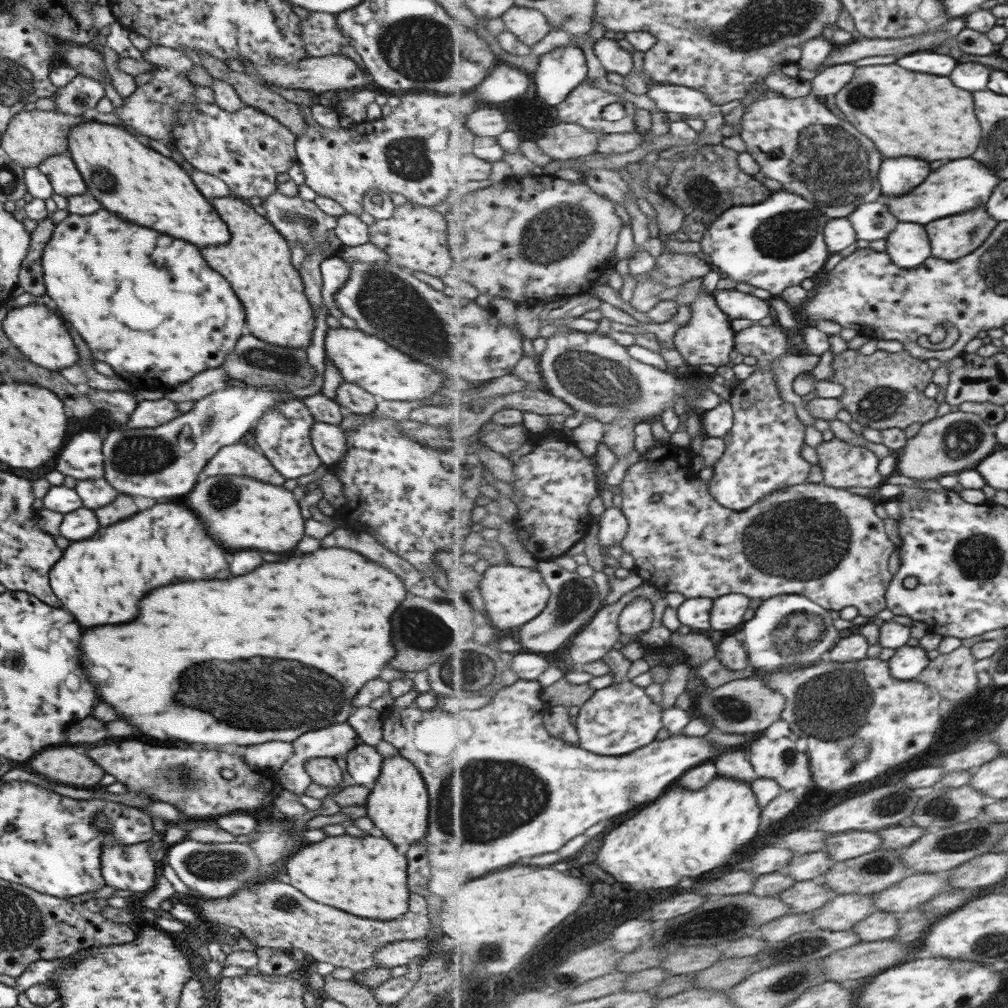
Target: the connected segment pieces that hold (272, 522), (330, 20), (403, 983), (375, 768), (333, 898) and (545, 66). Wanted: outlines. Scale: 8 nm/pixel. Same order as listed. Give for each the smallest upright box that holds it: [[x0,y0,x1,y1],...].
[[185,476,303,552],[300,12,348,58],[371,960,420,1006],[344,742,382,786],[284,838,409,921],[534,44,588,106]]

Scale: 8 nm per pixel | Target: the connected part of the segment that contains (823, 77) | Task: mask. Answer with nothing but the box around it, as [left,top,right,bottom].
[812,63,858,100]

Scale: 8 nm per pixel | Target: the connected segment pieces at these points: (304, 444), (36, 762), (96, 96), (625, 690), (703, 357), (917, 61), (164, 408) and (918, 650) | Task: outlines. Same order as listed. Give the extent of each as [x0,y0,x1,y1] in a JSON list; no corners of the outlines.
[[253,399,322,480],[29,748,103,786],[51,73,104,116],[577,679,664,756],[674,278,736,367],[895,50,957,76],[127,398,180,428],[889,644,931,680]]

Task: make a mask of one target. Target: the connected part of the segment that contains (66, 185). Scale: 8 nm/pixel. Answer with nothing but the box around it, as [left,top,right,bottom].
[37,153,85,197]

